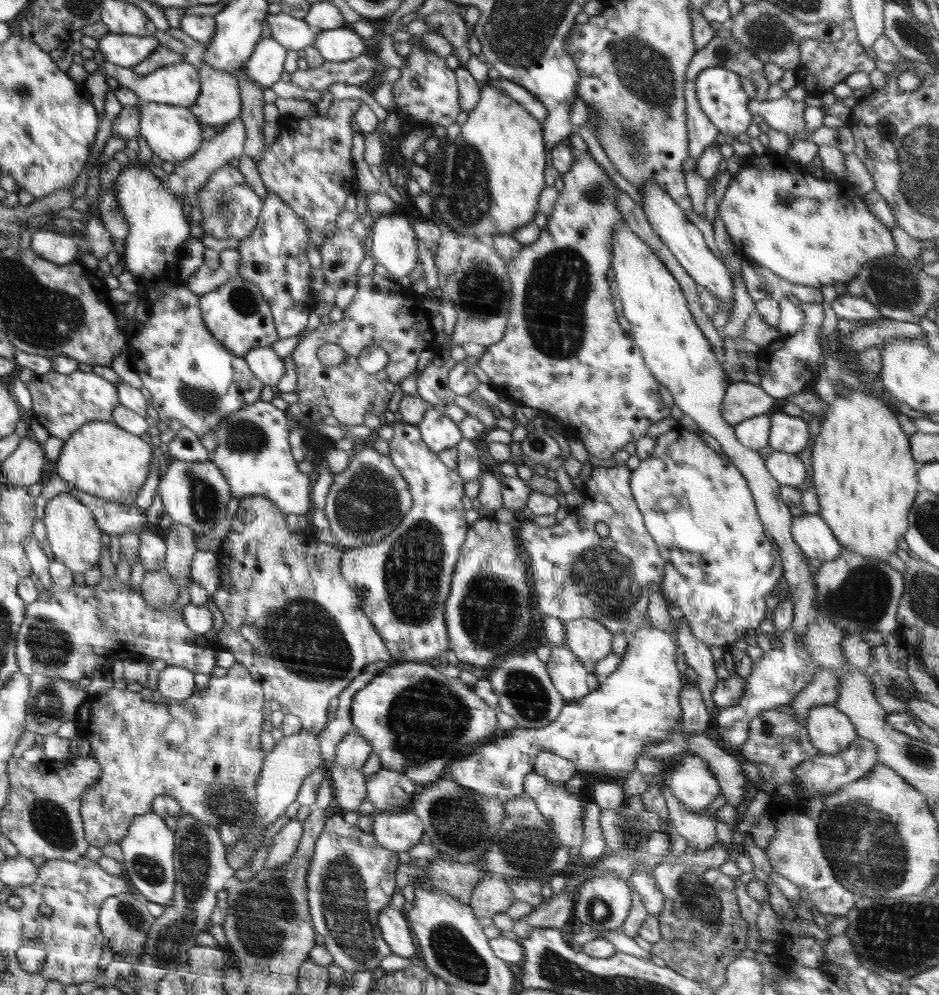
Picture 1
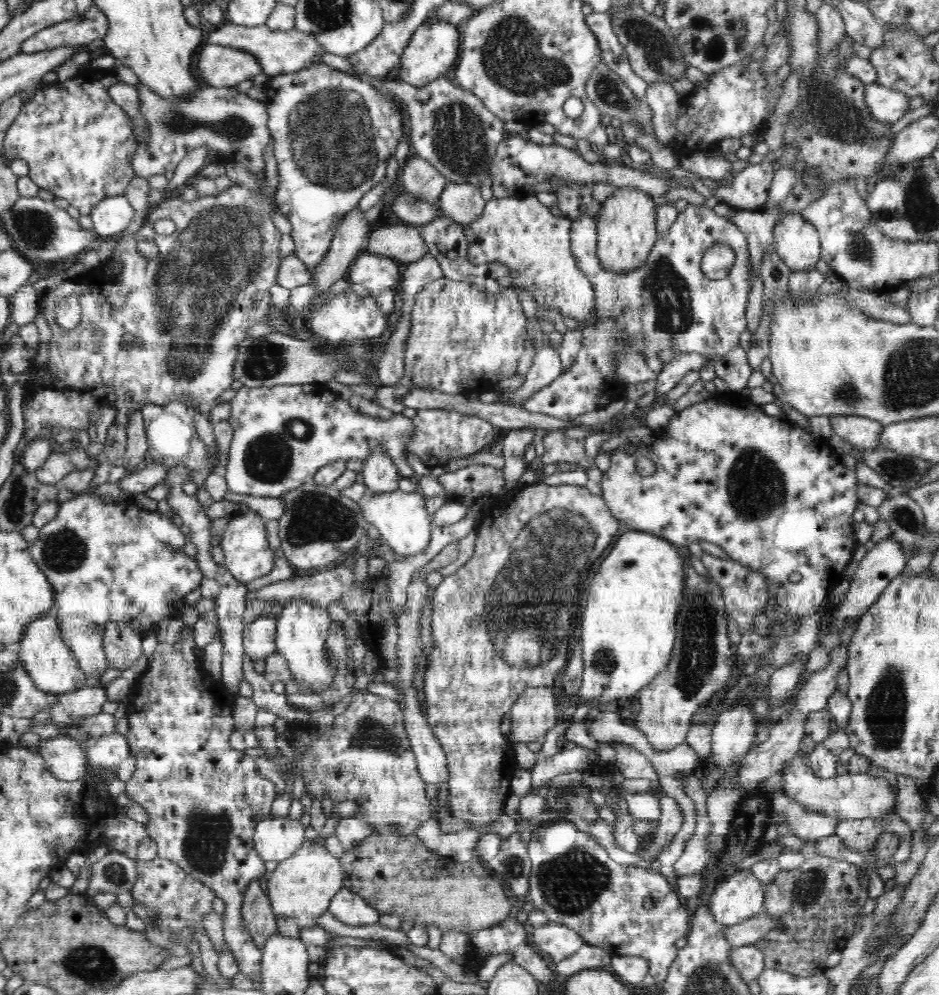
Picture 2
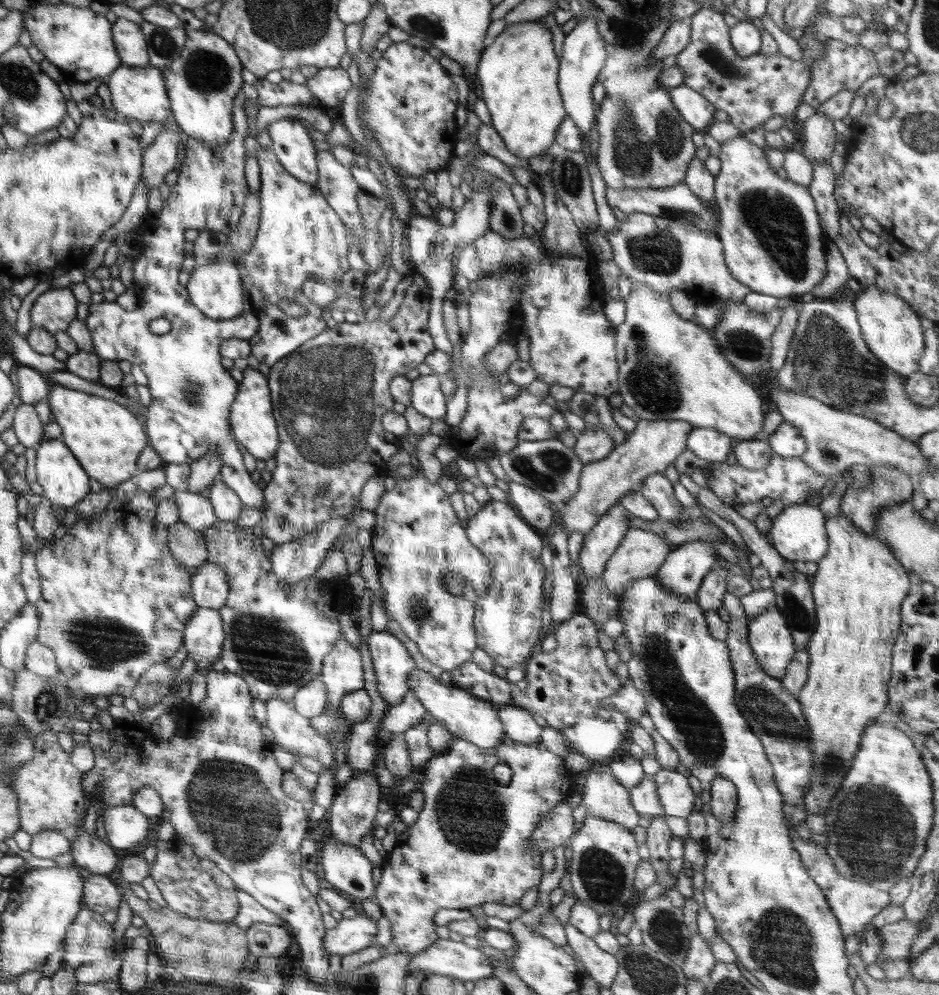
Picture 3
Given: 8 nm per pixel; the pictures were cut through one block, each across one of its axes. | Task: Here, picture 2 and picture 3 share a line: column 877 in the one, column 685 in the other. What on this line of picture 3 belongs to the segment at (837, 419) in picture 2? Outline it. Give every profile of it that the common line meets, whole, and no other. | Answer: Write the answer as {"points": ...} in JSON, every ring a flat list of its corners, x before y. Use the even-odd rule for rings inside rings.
{"points":[[640,419,634,430,627,434,626,440,616,445,606,458,583,465,579,489,567,503,560,506,556,514,568,534,575,530,585,535,608,509,617,504,620,497,633,492,635,486,642,485,647,476,664,473,675,458,687,449,686,438,694,428,694,424,684,419]]}

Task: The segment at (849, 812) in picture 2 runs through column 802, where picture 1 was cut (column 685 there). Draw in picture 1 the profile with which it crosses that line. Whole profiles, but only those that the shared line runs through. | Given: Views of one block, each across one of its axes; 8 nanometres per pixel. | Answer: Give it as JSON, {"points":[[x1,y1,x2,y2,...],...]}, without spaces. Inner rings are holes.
{"points":[[693,753,681,757,670,779,671,793,692,812,705,812,721,791,708,763]]}

